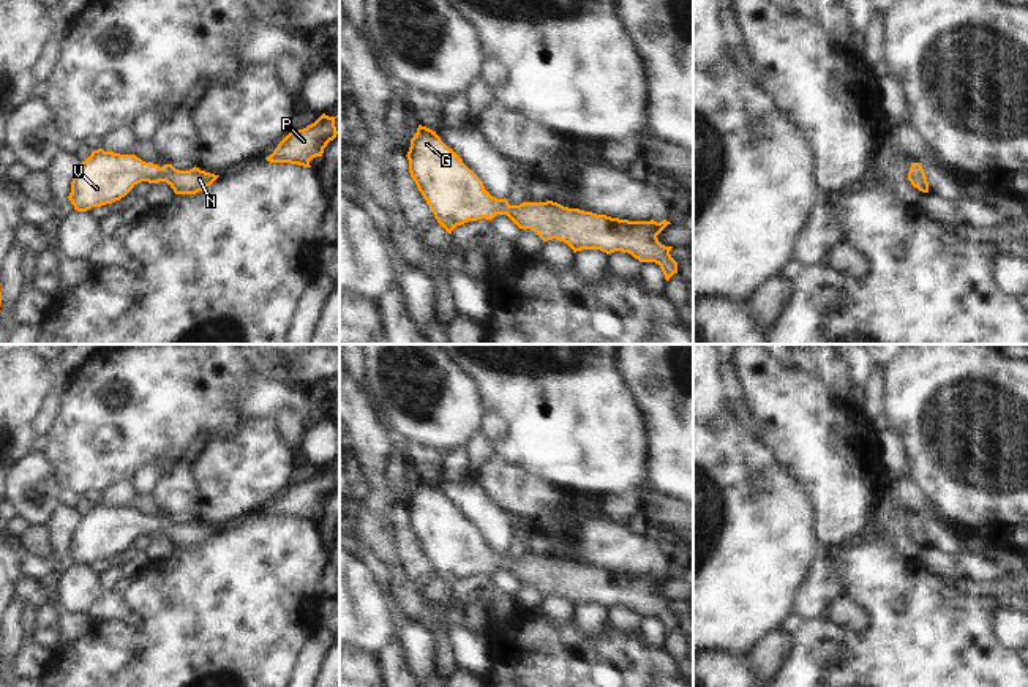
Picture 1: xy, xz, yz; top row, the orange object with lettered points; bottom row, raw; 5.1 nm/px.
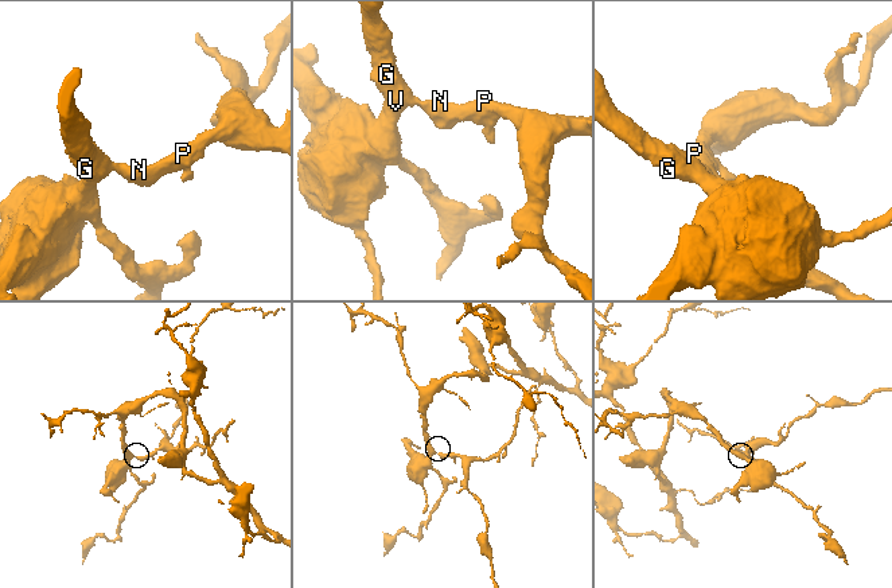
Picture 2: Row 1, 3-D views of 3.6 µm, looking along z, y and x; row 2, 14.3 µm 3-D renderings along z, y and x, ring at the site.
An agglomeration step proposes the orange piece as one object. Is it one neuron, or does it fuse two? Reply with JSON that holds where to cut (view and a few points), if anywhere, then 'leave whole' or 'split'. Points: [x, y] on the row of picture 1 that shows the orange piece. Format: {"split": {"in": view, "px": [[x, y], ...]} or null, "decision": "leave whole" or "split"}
{"split": null, "decision": "leave whole"}

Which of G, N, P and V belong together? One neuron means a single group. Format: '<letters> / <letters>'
G N P V

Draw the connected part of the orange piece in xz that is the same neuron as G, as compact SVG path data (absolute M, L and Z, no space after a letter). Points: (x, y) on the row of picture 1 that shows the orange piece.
M422 125L411 139L406 156L411 177L448 234L467 221L491 221L496 215L507 215L520 229L534 231L543 242L561 240L573 253L622 251L640 262L658 264L666 281L677 273L677 262L670 254L673 246L665 246L657 238L671 224L666 220L628 221L568 208L553 201L510 205L507 199L493 197L436 131Z

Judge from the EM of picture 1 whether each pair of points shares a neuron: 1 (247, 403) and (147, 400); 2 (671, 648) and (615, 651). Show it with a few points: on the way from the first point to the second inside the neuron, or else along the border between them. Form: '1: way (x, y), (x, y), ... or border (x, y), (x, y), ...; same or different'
1: border (250, 370), (234, 389), (234, 408), (239, 416); different
2: border (662, 648), (676, 659); different

